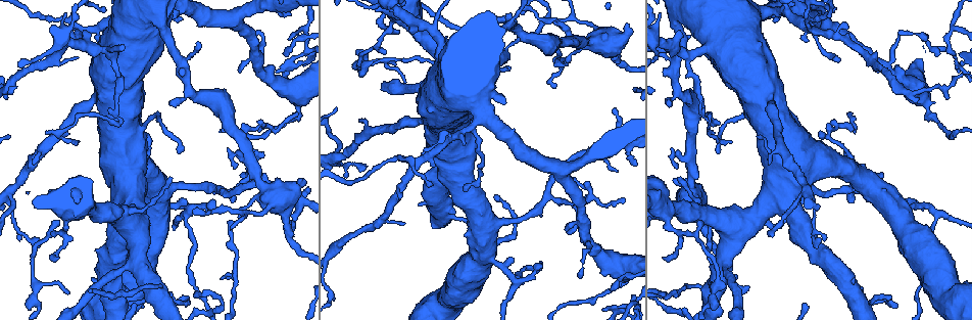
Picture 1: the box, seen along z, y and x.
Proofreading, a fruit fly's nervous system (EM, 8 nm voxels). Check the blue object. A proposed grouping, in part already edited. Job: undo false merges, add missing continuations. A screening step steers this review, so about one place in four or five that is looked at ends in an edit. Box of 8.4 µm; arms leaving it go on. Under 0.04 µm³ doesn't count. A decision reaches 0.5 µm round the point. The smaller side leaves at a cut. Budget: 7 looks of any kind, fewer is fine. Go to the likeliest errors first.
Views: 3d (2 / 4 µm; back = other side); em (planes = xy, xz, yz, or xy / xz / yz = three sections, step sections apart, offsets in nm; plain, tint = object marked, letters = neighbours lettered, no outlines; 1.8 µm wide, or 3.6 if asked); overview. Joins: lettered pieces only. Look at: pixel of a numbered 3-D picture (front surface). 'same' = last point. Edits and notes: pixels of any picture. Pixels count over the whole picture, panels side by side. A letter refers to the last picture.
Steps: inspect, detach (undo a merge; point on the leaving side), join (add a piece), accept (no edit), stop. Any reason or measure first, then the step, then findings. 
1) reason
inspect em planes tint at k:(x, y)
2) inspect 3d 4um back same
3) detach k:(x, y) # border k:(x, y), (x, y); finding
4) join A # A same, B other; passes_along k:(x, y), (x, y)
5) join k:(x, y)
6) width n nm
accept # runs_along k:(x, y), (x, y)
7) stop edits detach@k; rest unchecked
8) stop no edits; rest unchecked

sharp bend
inspect em planes tint at 1:(789, 130)

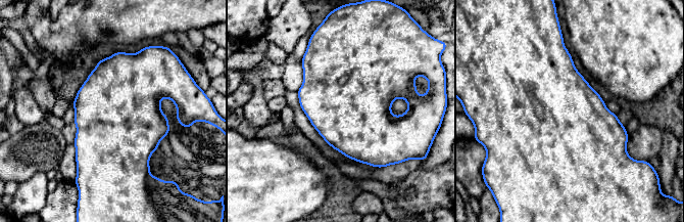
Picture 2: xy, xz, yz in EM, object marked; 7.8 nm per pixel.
what lies round it
inspect em planes letters same

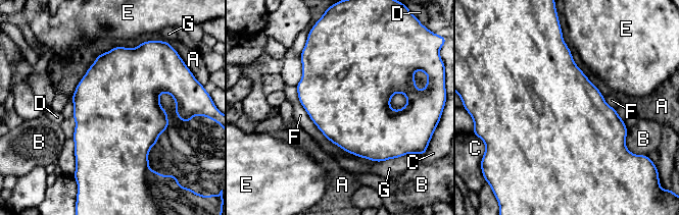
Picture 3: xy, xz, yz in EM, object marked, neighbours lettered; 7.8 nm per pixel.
accept # A other, B other, C other, D other, E other, F other, G other; border 3:(295, 87), (330, 141), (376, 161); all the same neuron

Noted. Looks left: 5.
calibre changes
inspect 3d 4um at 1:(336, 157)

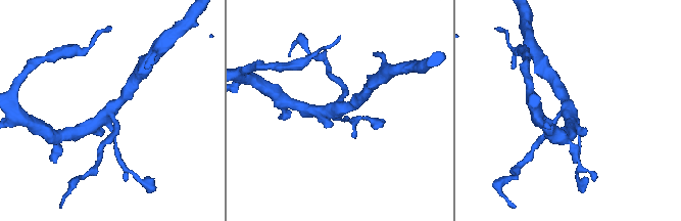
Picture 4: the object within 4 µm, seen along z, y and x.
inspect em planes letters at 4:(114, 109)

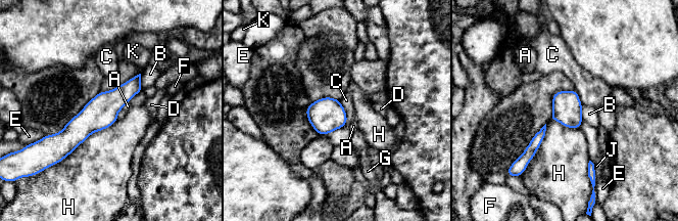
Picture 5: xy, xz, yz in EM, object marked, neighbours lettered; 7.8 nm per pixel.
width 240 nm
accept # A other, B other, C other, D other, E other, F other, G other, H other, J other, K other; runs_along 5:(138, 78), (64, 142), (56, 145); continuous, no second neuron

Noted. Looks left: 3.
long arm stops here
inspect 3d 2um back at 1:(78, 140)

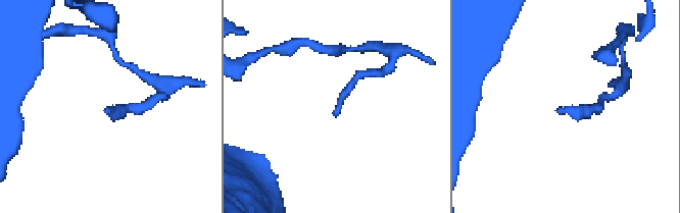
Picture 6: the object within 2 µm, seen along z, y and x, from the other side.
inspect em xz step 4 tint at 6:(559, 111)

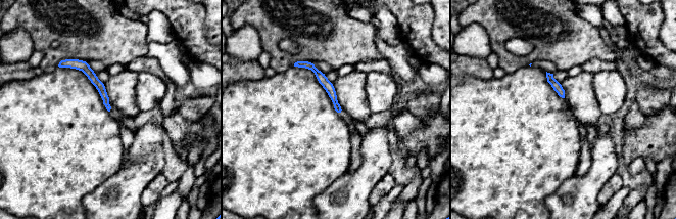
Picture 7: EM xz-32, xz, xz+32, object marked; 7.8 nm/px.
inspect em planes letters same

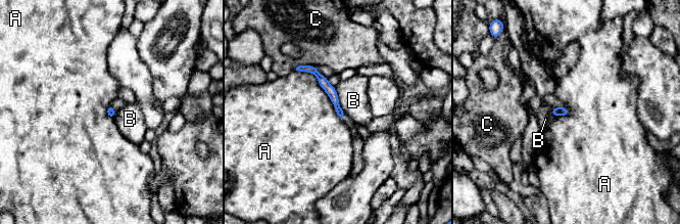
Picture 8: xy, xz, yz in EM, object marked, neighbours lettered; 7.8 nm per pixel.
width 50 nm
accept # A other, B other, C other; runs_along 8:(301, 68), (321, 78), (340, 113); none of them fits

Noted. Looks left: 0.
stop no edits; rest unchecked

